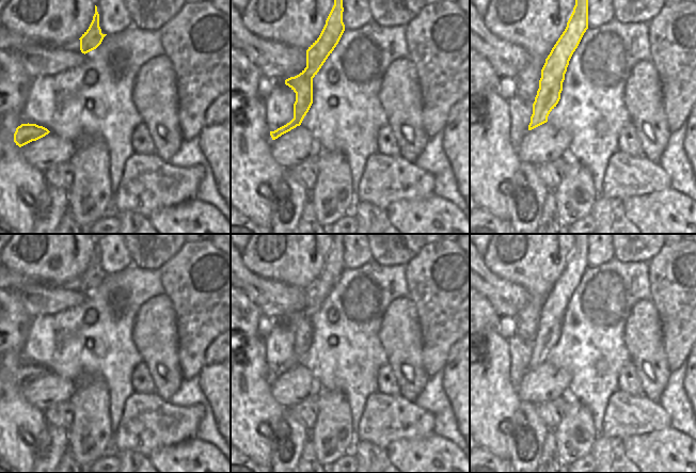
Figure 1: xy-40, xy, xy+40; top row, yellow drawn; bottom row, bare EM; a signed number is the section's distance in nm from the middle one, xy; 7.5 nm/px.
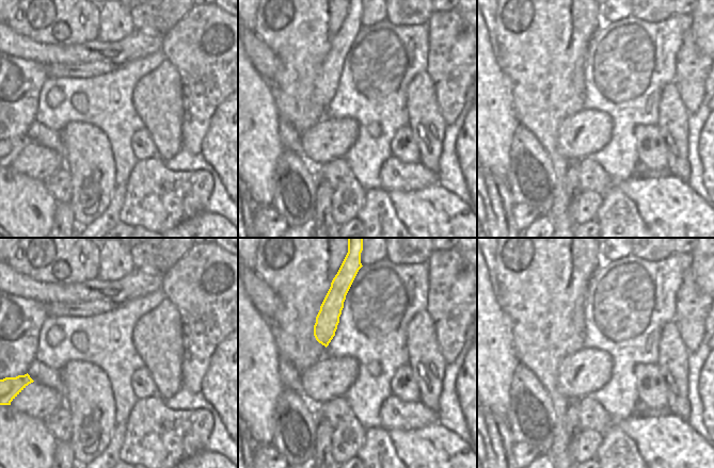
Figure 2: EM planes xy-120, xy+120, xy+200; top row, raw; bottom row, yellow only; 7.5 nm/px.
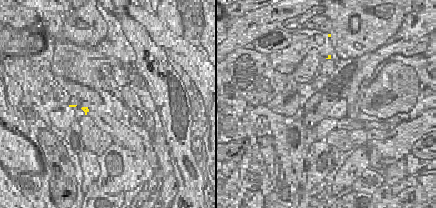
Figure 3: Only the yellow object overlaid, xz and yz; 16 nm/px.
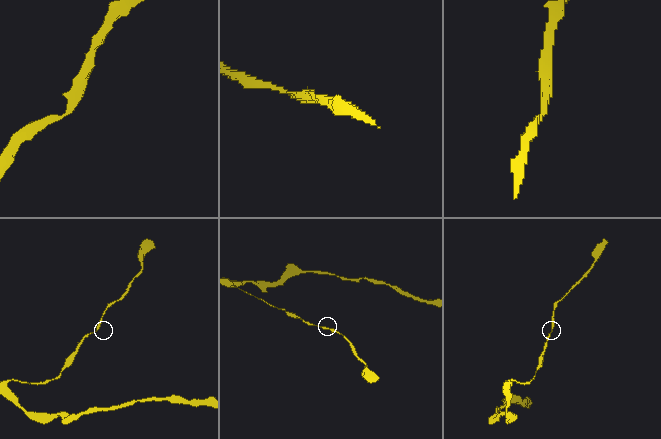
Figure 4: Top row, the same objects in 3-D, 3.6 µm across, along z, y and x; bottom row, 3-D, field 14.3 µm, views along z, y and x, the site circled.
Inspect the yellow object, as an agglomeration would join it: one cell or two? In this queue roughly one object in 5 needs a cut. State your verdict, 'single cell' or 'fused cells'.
single cell

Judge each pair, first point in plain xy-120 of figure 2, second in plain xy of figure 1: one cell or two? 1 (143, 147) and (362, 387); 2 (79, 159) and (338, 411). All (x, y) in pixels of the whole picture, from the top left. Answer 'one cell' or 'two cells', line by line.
1: two cells
2: one cell

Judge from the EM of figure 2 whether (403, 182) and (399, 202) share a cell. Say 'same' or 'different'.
different

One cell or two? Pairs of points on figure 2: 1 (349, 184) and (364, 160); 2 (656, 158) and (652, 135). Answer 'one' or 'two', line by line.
1: two
2: one

